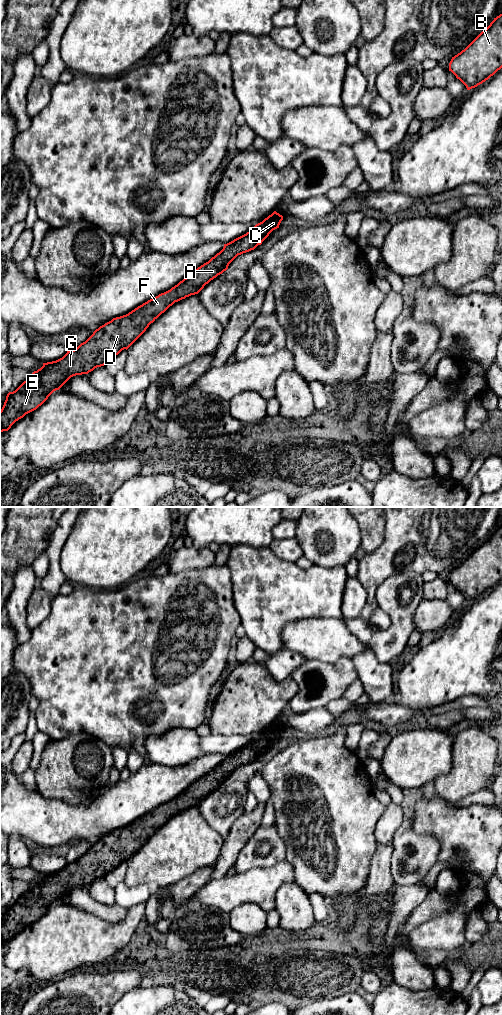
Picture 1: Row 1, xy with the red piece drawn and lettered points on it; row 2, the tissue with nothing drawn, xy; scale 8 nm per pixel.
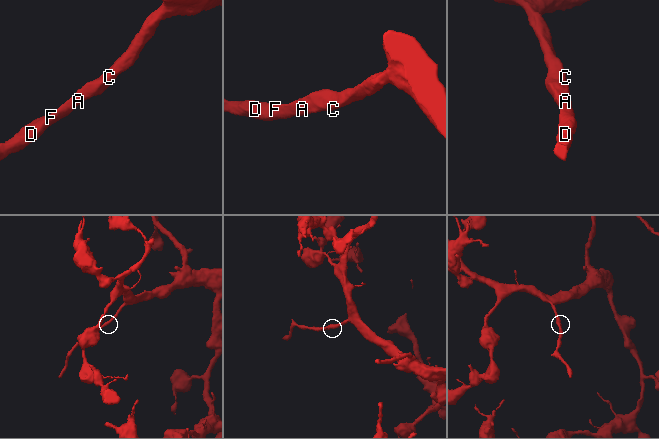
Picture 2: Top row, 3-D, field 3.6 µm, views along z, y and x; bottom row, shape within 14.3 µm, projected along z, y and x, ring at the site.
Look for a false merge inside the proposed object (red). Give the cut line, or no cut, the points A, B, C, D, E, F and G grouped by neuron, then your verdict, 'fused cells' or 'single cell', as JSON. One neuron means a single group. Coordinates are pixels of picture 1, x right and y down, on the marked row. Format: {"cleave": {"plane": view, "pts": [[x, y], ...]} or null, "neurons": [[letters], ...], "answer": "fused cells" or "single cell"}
{"cleave": null, "neurons": [["A", "B", "C", "D", "E", "F", "G"]], "answer": "single cell"}

